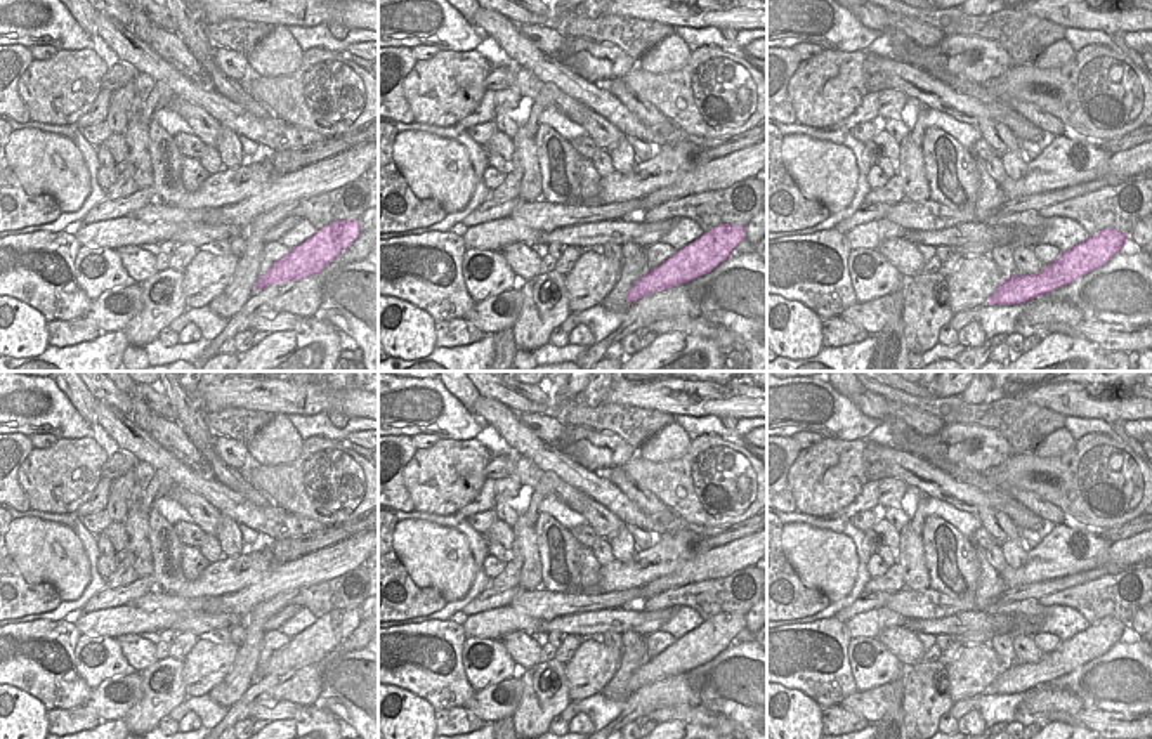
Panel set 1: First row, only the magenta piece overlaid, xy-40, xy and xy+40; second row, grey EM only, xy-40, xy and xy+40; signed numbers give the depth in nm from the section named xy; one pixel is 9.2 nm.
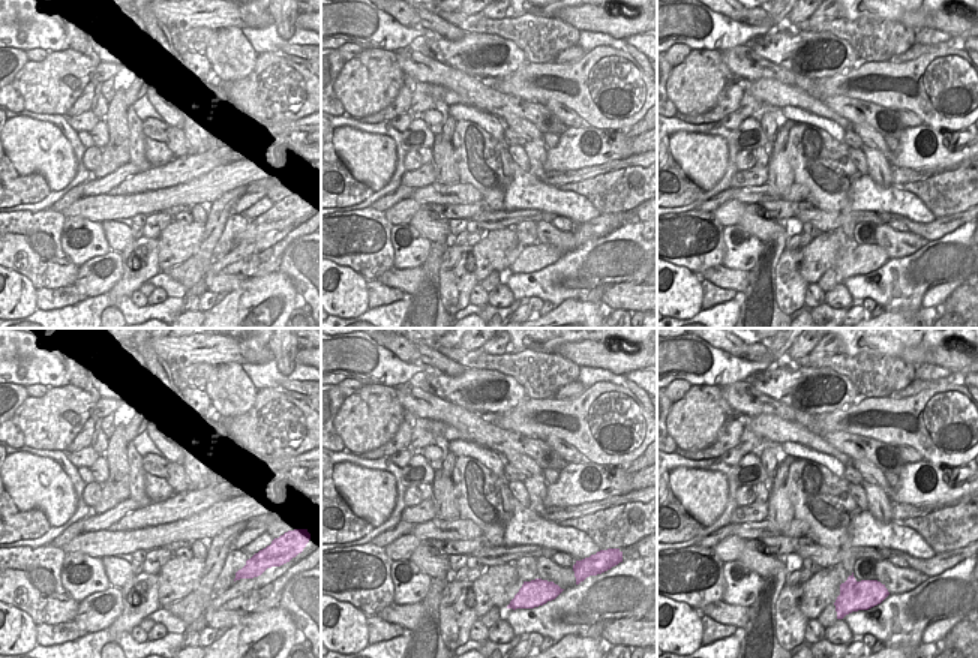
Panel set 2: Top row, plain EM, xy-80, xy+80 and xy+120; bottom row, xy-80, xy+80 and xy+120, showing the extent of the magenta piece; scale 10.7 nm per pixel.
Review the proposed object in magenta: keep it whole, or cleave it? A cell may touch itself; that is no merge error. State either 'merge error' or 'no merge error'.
no merge error

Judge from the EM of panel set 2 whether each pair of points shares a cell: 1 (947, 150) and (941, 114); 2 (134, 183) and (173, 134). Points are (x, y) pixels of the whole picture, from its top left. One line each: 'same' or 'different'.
1: different
2: different

